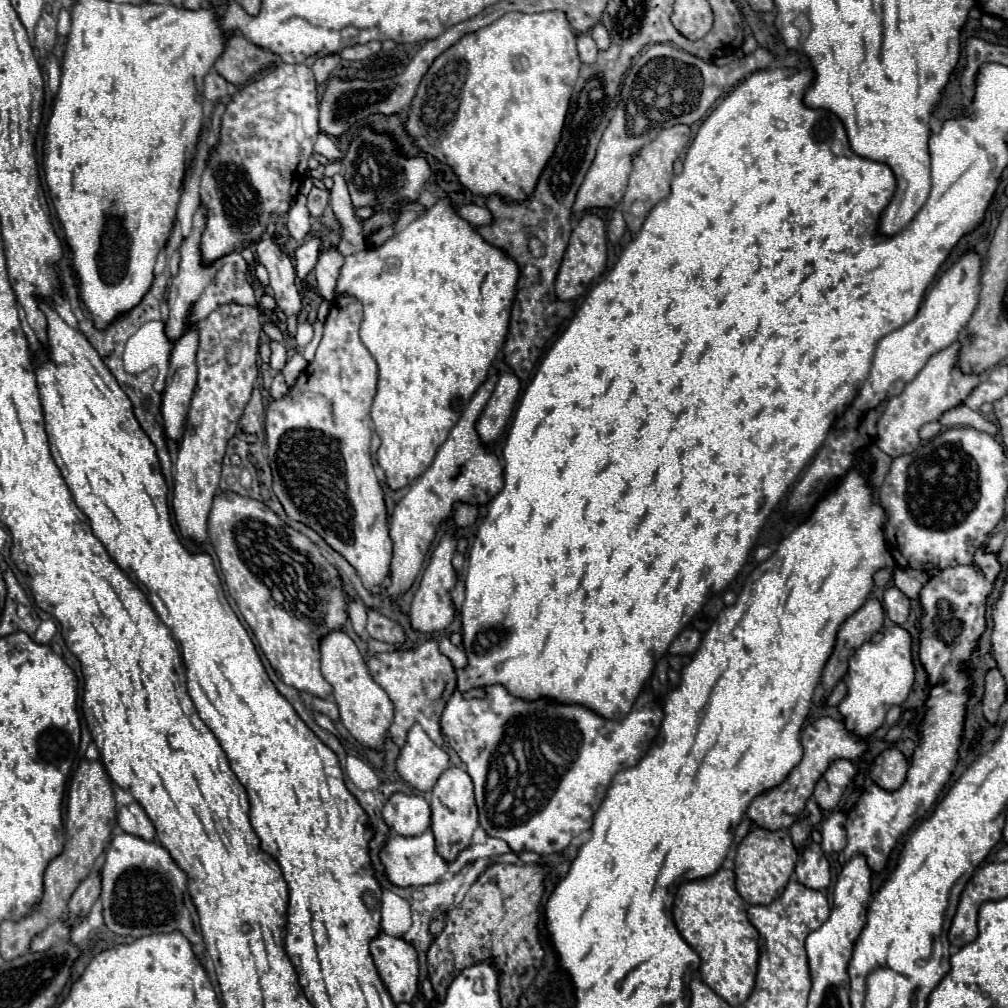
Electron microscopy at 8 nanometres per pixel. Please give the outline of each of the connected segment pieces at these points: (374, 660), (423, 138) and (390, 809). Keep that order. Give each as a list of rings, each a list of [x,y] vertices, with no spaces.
[[[434,639],[410,651],[392,651],[392,653],[376,653],[368,661],[368,669],[372,679],[388,693],[390,701],[394,701],[394,721],[390,725],[390,739],[402,747],[406,743],[406,733],[414,723],[420,723],[426,735],[438,745],[444,745],[444,735],[440,731],[440,715],[456,689],[456,673],[454,665],[448,657],[438,651],[438,643]]]
[[[546,11],[546,13],[534,13],[534,15],[526,15],[526,13],[506,13],[504,17],[500,17],[498,21],[494,21],[492,25],[464,35],[458,43],[454,43],[450,49],[446,49],[428,69],[426,77],[422,79],[416,97],[412,101],[410,107],[410,115],[404,123],[406,133],[412,137],[412,141],[416,143],[416,149],[430,153],[434,159],[438,159],[440,163],[452,167],[454,175],[458,177],[458,181],[472,191],[474,195],[504,195],[504,199],[512,199],[516,203],[522,203],[524,199],[528,199],[528,195],[532,195],[532,191],[536,189],[536,179],[540,179],[540,171],[544,171],[548,159],[554,155],[556,151],[556,143],[560,141],[560,131],[564,127],[564,119],[566,119],[566,111],[568,111],[568,101],[572,95],[572,87],[576,83],[580,71],[580,57],[576,51],[576,33],[570,29],[566,15],[562,11]]]
[[[394,793],[384,805],[382,817],[396,835],[416,837],[430,825],[430,805],[420,795]]]

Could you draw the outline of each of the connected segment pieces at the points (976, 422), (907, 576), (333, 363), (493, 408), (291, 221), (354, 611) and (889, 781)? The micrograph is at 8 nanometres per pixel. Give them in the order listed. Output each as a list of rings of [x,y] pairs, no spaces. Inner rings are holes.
[[[960,405],[960,407],[954,407],[952,411],[946,411],[942,417],[940,417],[940,423],[946,425],[946,427],[956,427],[956,425],[962,425],[962,427],[974,427],[978,431],[986,431],[990,435],[996,435],[996,425],[992,425],[990,421],[986,421],[980,413],[968,409],[966,405]]]
[[[896,569],[894,573],[894,585],[908,595],[910,599],[918,599],[918,593],[922,585],[928,581],[928,573],[924,571],[914,571],[914,569]]]
[[[340,295],[332,301],[330,305],[330,313],[326,317],[324,323],[324,335],[320,341],[320,347],[316,351],[316,357],[312,363],[308,363],[308,367],[304,369],[304,373],[300,373],[300,377],[296,379],[296,383],[290,387],[290,391],[278,399],[272,401],[268,411],[266,411],[266,441],[268,441],[268,459],[270,459],[270,467],[272,467],[272,489],[276,493],[276,497],[280,499],[280,503],[284,505],[286,515],[292,521],[302,521],[308,527],[312,527],[334,551],[338,551],[360,575],[360,579],[364,581],[366,589],[372,589],[374,585],[380,585],[384,581],[384,577],[388,575],[388,567],[390,567],[390,559],[392,559],[392,539],[388,535],[388,519],[386,519],[386,505],[384,505],[384,493],[382,487],[374,475],[374,467],[372,467],[372,459],[370,459],[370,437],[372,437],[372,429],[370,429],[370,405],[374,401],[376,395],[376,383],[378,383],[378,367],[376,361],[372,359],[370,351],[364,347],[364,343],[360,341],[360,323],[362,323],[362,303],[352,297],[352,295]]]
[[[502,373],[486,409],[482,411],[476,423],[476,429],[484,443],[494,441],[502,433],[508,419],[512,417],[518,393],[520,393],[520,379],[514,373]]]
[[[298,195],[288,211],[288,231],[290,235],[302,243],[310,231],[310,213],[306,209],[306,197]]]
[[[354,599],[348,601],[348,617],[350,617],[352,625],[354,625],[354,631],[360,637],[366,635],[366,615],[368,615],[368,611],[360,601],[354,601]]]
[[[894,747],[884,749],[870,765],[872,781],[886,791],[898,789],[906,779],[906,771],[908,771],[908,761]]]

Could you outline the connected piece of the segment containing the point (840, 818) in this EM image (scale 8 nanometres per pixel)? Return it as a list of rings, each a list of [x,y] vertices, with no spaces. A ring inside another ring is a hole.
[[[834,811],[822,825],[822,851],[838,853],[846,847],[846,831],[844,831],[844,813]]]

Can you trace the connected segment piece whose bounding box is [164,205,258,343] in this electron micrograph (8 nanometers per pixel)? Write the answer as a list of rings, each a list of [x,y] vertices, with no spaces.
[[[200,205],[194,215],[192,233],[180,245],[180,269],[172,277],[172,283],[168,289],[168,319],[164,323],[164,333],[172,343],[178,341],[186,333],[186,329],[204,321],[216,307],[220,307],[224,303],[258,305],[254,291],[246,279],[248,263],[244,261],[244,257],[240,253],[224,255],[212,263],[202,261],[200,239],[202,239],[204,227],[206,227],[206,213],[208,213],[208,209],[204,205]]]

